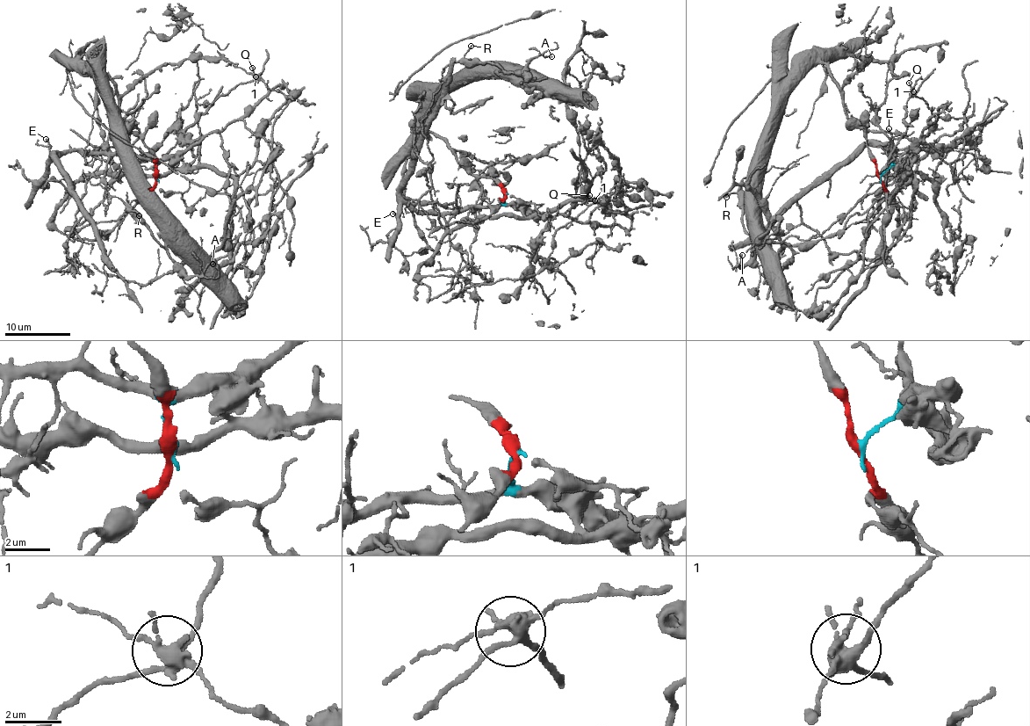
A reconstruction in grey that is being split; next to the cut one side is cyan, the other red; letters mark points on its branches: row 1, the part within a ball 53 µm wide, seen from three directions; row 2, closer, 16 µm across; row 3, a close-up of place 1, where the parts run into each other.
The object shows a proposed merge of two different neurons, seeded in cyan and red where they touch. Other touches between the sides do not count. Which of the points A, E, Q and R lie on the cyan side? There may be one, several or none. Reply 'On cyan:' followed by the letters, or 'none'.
On cyan: E, Q

